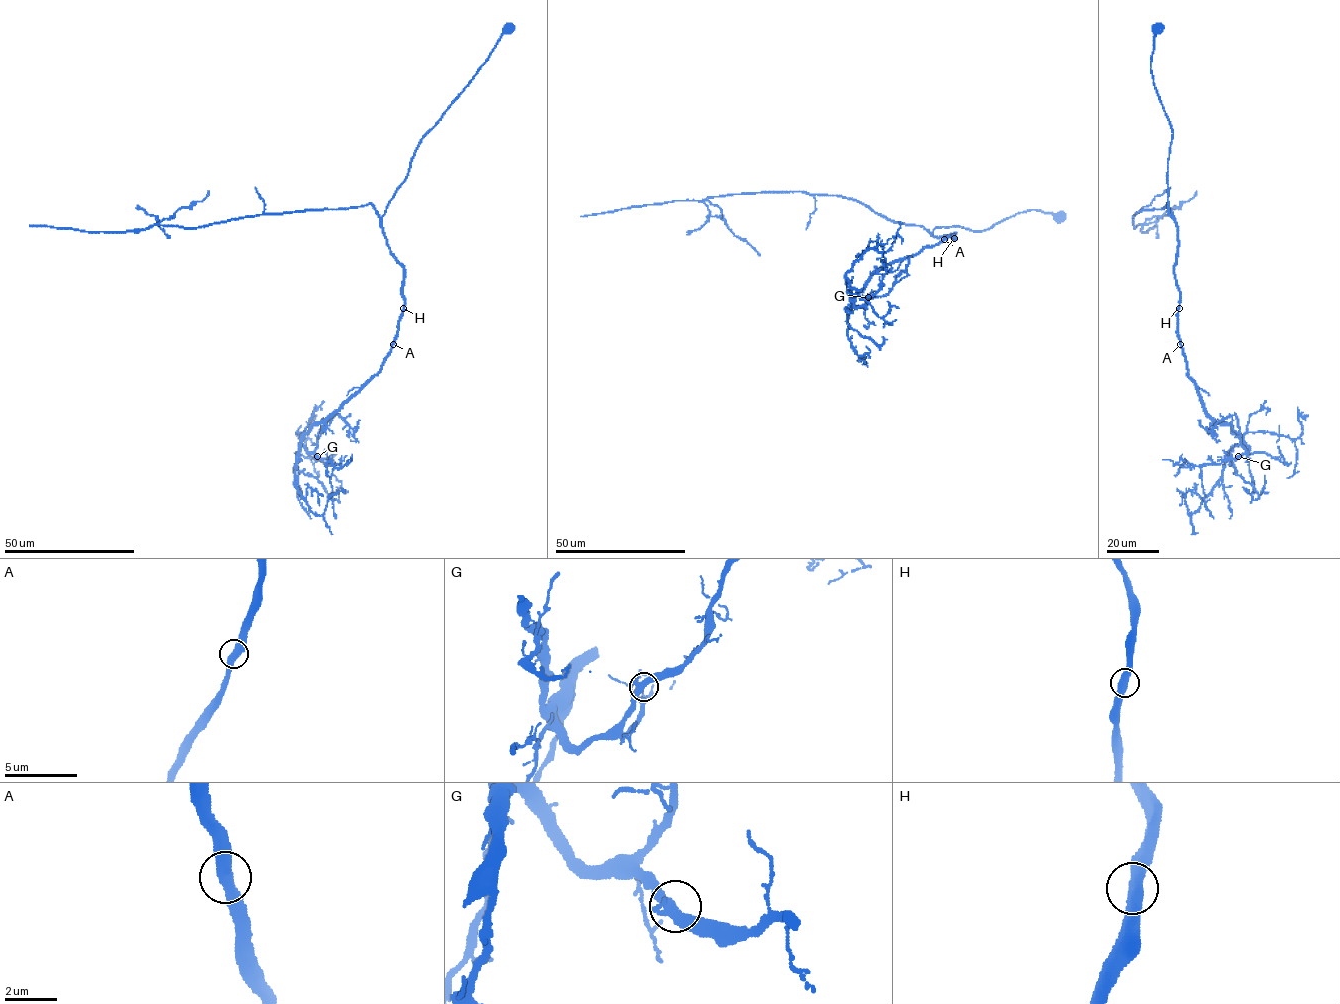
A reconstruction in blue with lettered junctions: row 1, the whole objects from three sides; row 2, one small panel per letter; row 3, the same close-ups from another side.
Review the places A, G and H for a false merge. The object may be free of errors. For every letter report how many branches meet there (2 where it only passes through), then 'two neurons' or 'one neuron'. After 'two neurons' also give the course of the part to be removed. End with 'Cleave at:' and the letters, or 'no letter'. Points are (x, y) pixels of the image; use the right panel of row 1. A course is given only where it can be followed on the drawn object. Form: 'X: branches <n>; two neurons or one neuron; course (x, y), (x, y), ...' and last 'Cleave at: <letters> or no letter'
A: branches 2; one neuron
G: branches 2; one neuron
H: branches 2; one neuron
Cleave at: no letter

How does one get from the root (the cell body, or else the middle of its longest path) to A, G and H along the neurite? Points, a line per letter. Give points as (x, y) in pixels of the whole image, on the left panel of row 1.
A: (509, 28), (469, 84), (422, 139), (406, 179), (382, 218), (386, 244), (403, 268), (405, 306), (393, 344)
G: (509, 28), (422, 139), (387, 206), (382, 233), (403, 268), (397, 336), (381, 369), (302, 437), (317, 456)
H: (509, 28), (469, 84), (422, 139), (406, 179), (382, 218), (386, 244), (403, 268), (403, 308)

